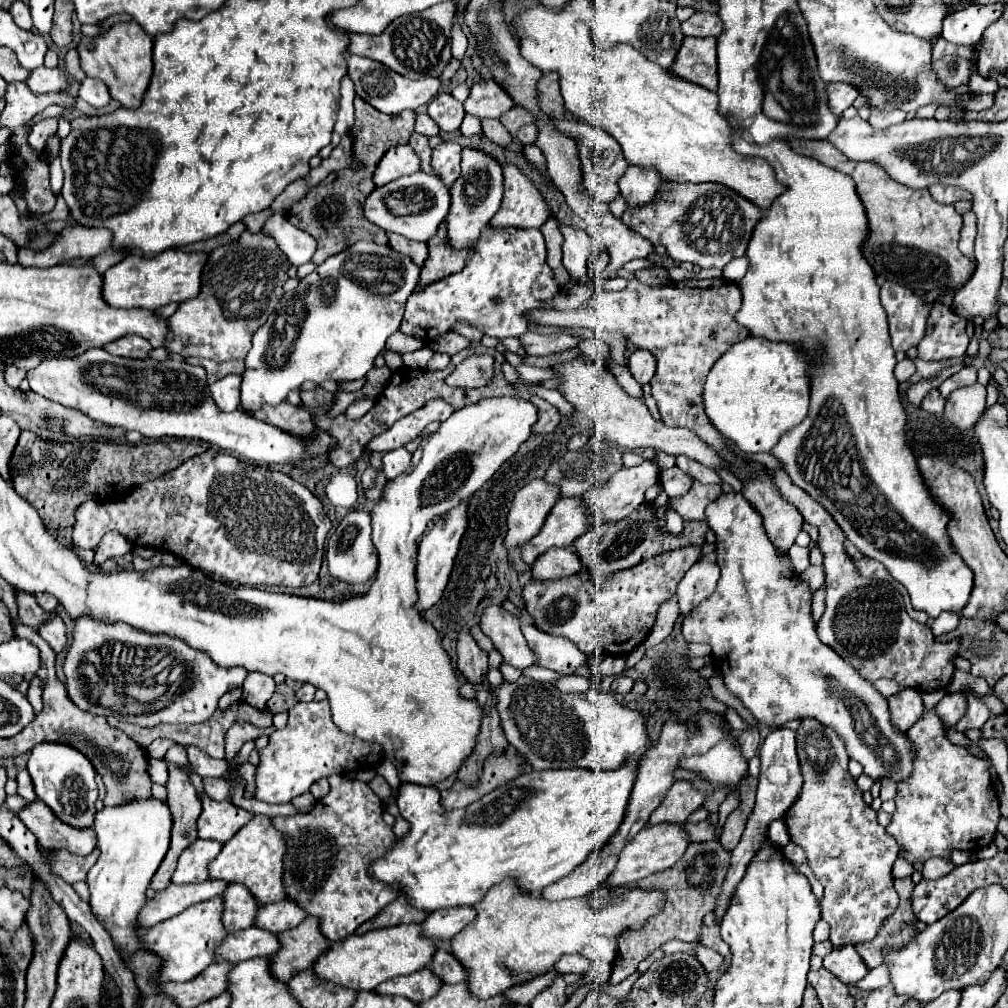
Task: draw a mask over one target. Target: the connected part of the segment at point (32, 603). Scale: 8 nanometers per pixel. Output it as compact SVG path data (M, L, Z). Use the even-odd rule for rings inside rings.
M18 592L18 616L20 616L22 624L26 624L34 630L38 630L50 618L48 612L42 612L42 608L38 608L34 596L26 594L26 592Z

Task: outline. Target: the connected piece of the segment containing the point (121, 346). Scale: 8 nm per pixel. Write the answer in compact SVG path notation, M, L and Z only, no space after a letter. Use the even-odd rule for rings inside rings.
M124 336L108 346L104 346L106 352L114 356L124 356L124 358L148 358L148 352L152 350L150 342L140 338L140 336Z

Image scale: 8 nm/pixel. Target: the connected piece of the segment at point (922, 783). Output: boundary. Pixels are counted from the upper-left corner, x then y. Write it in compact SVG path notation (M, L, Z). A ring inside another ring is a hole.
M924 708L918 722L908 730L910 740L914 742L916 760L914 760L914 776L910 780L904 780L898 784L898 798L896 798L896 812L892 816L892 822L888 824L886 832L896 838L900 848L900 856L904 856L908 862L922 860L926 862L932 856L944 856L948 858L952 848L964 848L964 850L978 850L992 842L996 824L1000 820L1000 808L998 808L998 796L992 788L990 780L990 760L978 758L970 754L966 748L954 746L942 728L942 718L934 708Z

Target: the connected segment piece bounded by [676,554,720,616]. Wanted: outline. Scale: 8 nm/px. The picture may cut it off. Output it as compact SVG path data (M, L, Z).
M704 554L682 578L678 584L676 596L678 596L678 606L680 614L688 616L692 608L696 608L702 600L706 600L718 582L718 564L714 554Z

